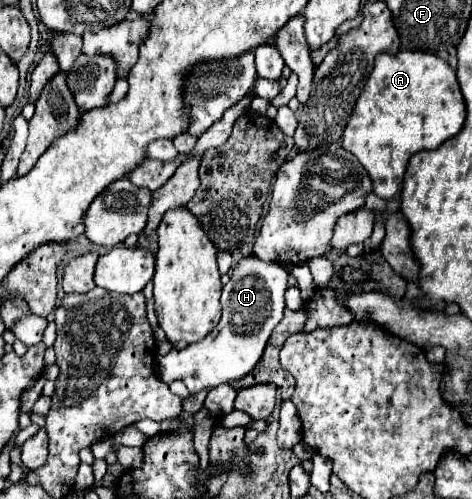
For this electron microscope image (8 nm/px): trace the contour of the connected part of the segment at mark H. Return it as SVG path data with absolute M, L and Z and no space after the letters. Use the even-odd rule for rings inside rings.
M242 258L232 270L230 282L222 288L222 318L218 326L200 342L188 344L182 350L170 350L166 356L156 360L156 374L168 384L182 380L190 394L212 390L220 384L234 382L258 364L272 330L284 316L284 292L288 272L278 262L262 262L260 258Z

